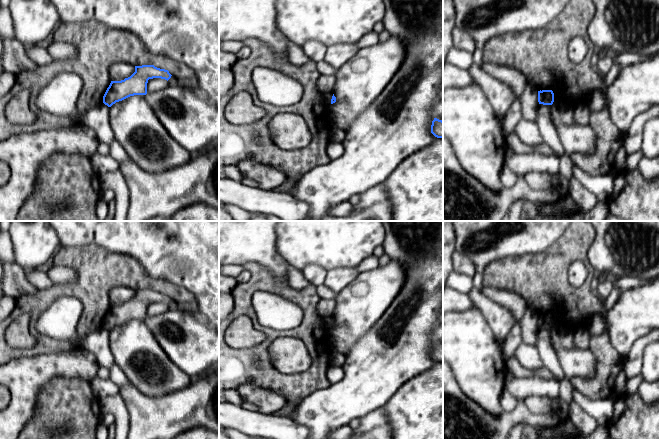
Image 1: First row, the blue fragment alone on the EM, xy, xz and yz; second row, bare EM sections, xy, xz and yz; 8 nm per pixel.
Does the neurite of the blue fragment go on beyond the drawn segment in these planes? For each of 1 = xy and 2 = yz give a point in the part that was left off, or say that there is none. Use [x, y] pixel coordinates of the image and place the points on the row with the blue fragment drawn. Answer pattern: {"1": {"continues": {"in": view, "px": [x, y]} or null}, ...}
{"1": {"continues": null}, "2": {"continues": null}}

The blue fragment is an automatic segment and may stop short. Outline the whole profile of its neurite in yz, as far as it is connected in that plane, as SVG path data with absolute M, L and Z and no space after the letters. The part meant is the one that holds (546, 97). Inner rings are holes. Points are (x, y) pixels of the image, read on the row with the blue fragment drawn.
M552 90L538 91L538 102L543 105L552 105L554 102L554 93Z

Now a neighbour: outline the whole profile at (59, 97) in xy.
M61 72L38 94L37 106L50 115L78 120L80 124L96 132L100 144L110 145L114 140L109 117L110 107L102 103L80 113L76 104L82 87L83 81L78 74Z

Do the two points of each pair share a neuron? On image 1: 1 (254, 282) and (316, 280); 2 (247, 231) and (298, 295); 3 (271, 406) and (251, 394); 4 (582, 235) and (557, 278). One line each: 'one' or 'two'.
1: two
2: two
3: one
4: one

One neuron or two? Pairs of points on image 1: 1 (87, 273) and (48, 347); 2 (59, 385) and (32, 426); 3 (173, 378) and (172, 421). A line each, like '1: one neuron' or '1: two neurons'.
1: one neuron
2: one neuron
3: two neurons

